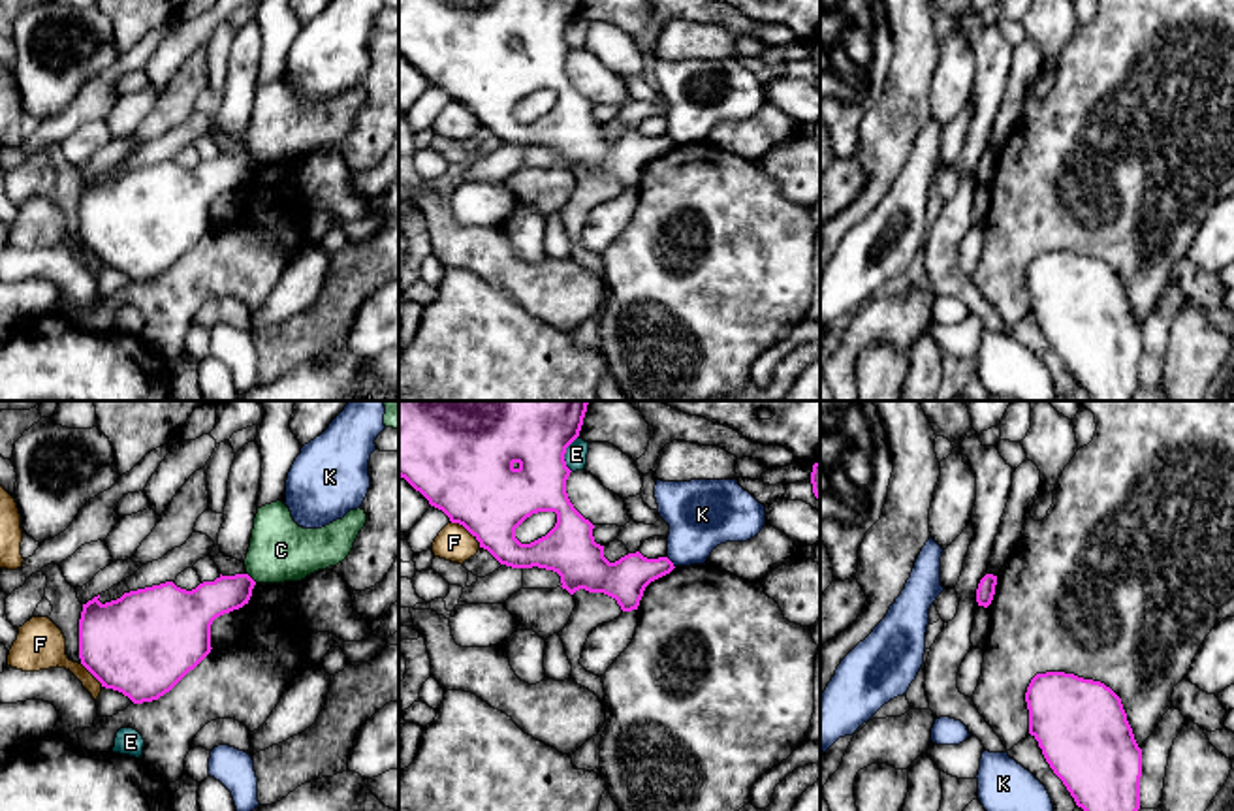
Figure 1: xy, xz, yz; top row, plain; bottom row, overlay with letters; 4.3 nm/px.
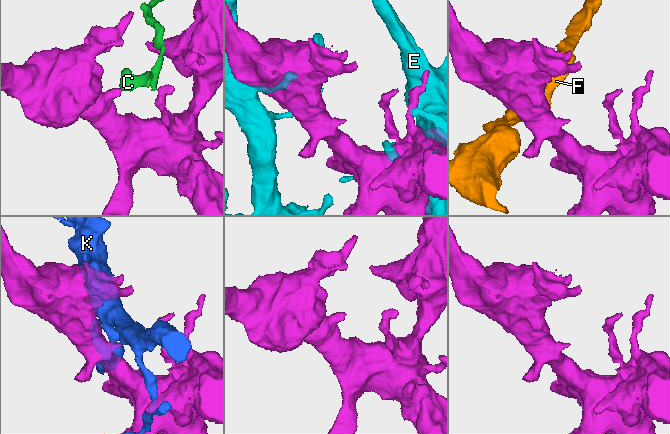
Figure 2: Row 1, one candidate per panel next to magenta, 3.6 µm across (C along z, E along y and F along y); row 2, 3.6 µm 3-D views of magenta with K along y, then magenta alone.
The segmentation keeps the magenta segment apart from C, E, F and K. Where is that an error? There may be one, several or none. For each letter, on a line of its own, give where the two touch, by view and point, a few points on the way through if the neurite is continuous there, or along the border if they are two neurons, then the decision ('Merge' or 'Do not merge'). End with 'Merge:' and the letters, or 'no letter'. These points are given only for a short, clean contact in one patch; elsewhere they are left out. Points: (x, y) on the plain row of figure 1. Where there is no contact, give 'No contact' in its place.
C: Touches magenta at xy (251, 157). Boundary: xy (247, 151), (256, 160). Do not merge
E: Touches magenta at xz (565, 31). Do not merge
F: Touches magenta at xz (467, 108). Do not merge
K: Touches magenta at xz (672, 142). Do not merge
Merge: no letter

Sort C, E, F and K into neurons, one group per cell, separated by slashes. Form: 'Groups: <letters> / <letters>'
Groups: C / E / F / K

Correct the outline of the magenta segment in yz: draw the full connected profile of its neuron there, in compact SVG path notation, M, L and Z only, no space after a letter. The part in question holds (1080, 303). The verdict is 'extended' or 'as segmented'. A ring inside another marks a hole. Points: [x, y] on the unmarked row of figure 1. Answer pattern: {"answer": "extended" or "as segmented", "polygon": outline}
{"answer": "as segmented", "polygon": "M1046 250L1031 258L1025 280L1029 312L1089 401L1132 401L1142 327L1121 277L1100 260Z"}

